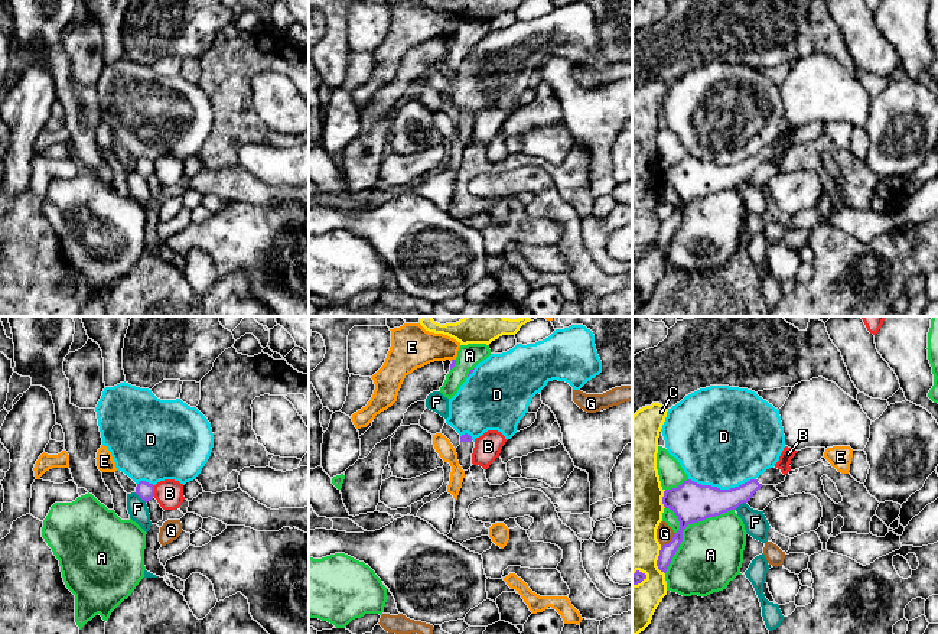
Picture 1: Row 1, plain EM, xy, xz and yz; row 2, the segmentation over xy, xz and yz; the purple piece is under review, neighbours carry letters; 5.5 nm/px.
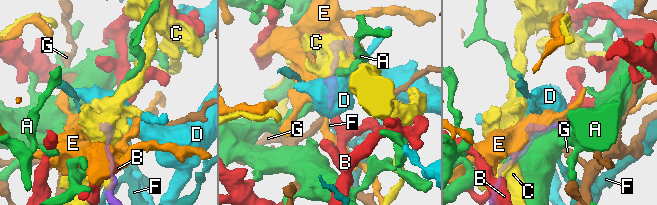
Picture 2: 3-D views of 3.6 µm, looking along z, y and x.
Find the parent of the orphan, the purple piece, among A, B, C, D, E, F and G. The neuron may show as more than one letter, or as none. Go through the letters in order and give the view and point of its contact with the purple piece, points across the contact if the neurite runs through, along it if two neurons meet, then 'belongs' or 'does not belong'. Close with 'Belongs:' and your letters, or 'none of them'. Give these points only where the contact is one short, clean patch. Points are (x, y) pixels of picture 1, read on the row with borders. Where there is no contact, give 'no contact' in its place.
A: meets purple in yz at (687, 524); does not belong
B: meets purple in xy at (153, 491); does not belong
C: meets purple in yz at (657, 561); does not belong
D: meets purple in yz at (722, 490); border along yz (689, 478), (720, 488), (733, 488), (755, 480); does not belong
E: meets purple in xz at (452, 360); border along xz (455, 358), (450, 360); does not belong
F: meets purple in xy at (140, 497); border along xy (134, 493), (146, 501); does not belong
G: meets purple in yz at (670, 542); border along yz (676, 533), (661, 546); does not belong
Belongs: none of them

